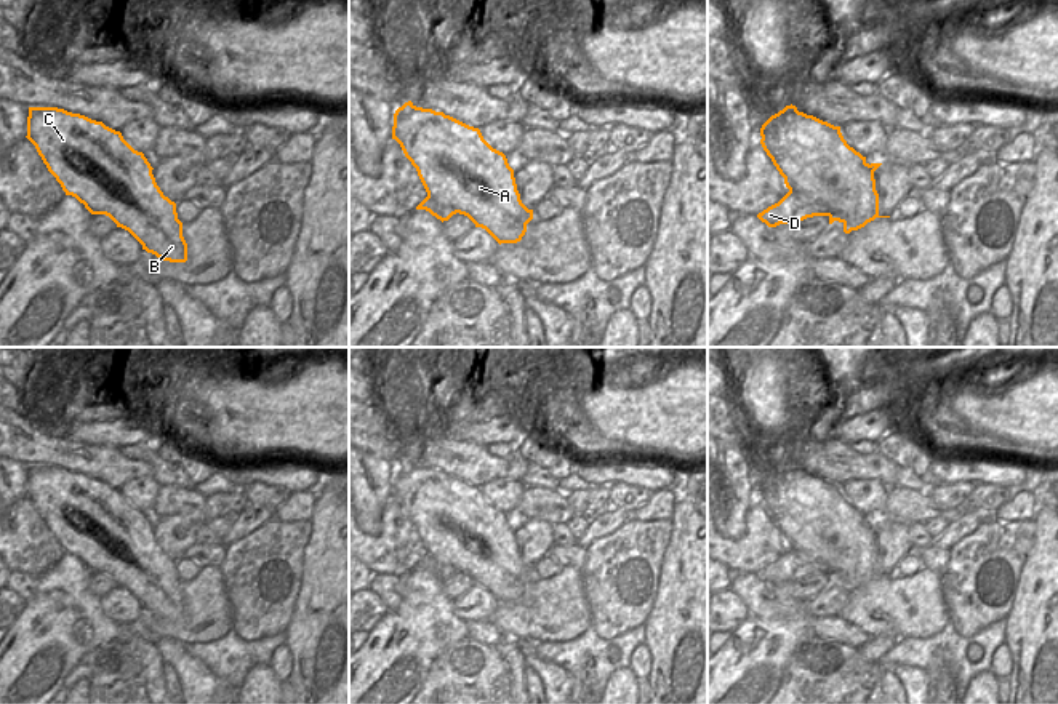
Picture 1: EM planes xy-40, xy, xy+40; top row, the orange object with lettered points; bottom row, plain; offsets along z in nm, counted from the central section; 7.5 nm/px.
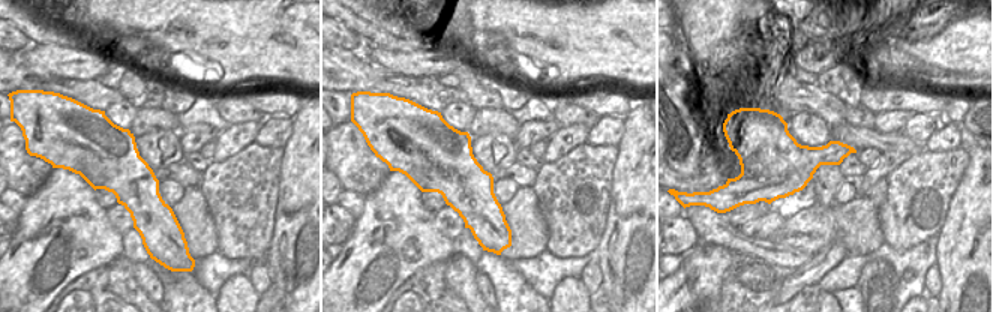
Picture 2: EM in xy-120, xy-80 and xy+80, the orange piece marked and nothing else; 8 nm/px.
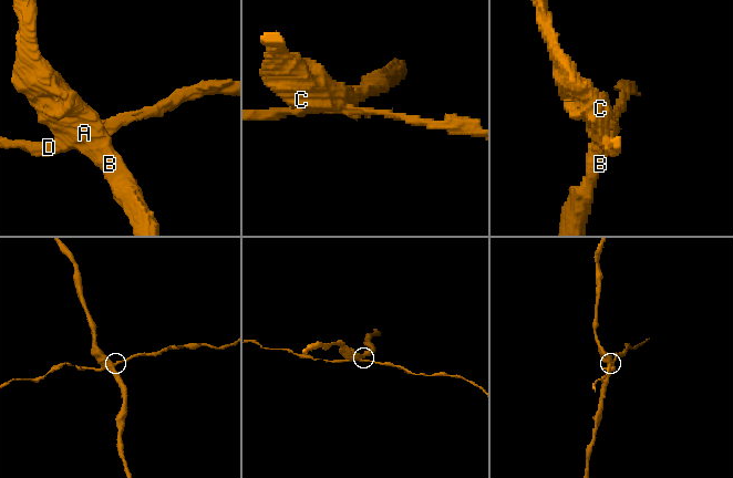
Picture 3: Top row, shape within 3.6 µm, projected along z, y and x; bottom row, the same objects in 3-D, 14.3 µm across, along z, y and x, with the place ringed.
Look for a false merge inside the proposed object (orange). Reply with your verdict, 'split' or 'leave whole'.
split

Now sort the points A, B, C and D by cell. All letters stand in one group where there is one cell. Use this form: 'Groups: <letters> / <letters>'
Groups: A B C / D.

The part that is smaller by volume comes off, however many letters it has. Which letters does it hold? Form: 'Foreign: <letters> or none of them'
Foreign: D

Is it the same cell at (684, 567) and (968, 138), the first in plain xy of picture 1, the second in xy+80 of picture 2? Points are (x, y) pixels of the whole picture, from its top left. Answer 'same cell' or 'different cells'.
different cells

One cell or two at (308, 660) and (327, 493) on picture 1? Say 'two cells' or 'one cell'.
one cell

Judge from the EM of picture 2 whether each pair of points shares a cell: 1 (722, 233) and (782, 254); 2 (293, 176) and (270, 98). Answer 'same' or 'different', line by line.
1: same
2: different

